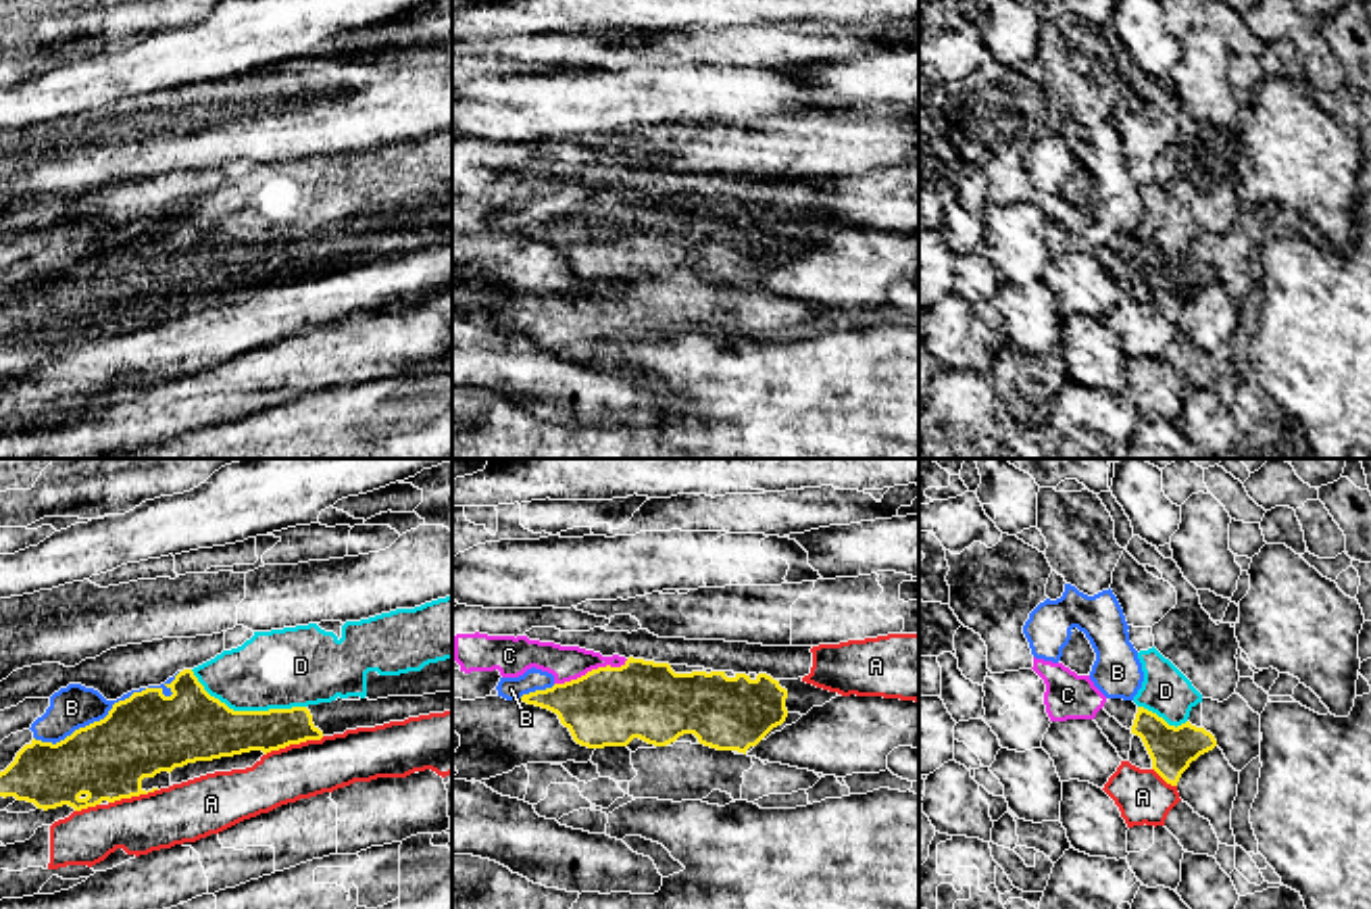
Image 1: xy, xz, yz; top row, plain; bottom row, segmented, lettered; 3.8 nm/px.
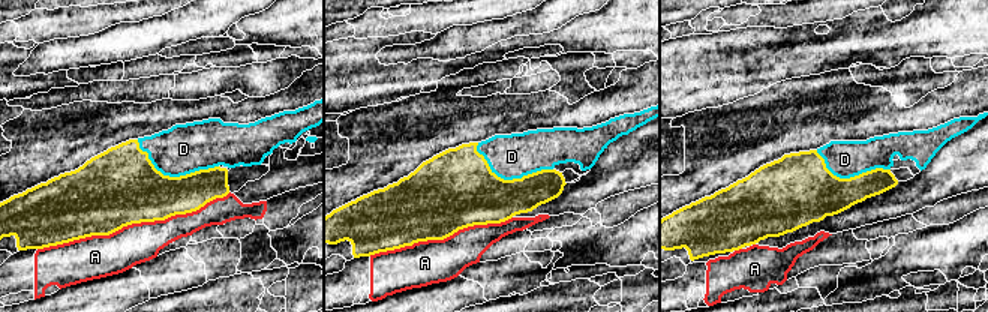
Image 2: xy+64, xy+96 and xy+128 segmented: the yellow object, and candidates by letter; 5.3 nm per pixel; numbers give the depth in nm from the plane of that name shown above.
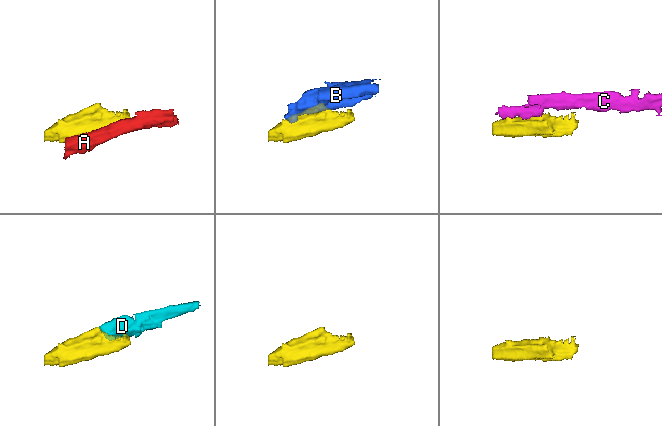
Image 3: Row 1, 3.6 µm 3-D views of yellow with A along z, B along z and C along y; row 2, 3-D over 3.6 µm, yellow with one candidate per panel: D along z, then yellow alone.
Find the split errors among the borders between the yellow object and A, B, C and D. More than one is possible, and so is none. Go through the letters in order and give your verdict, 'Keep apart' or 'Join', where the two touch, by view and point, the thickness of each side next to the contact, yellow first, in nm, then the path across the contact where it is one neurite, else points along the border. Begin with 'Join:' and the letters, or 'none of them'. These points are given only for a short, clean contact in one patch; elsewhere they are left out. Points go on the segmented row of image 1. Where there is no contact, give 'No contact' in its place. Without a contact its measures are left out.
Join: D
A: Keep apart. Touches yellow at xy (294, 743). Thickness 180 nm (yellow) against 220 nm
B: Keep apart. Touches yellow at xy (109, 714). Thickness 320 nm (yellow) against 170 nm
C: Keep apart. Touches yellow at xz (592, 670). Thickness 300 nm (yellow) against 140 nm
D: Join. Touches yellow at xy (246, 711). Thickness 280 nm (yellow) against 300 nm

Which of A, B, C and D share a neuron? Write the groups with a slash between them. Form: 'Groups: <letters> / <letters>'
Groups: A / B C / D

